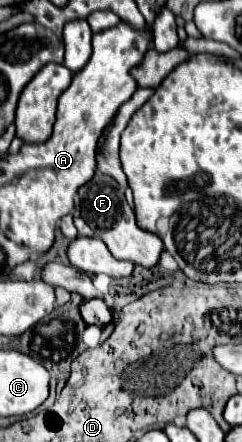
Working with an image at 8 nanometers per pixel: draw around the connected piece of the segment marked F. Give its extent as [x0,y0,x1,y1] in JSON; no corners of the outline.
[80,173,164,267]

